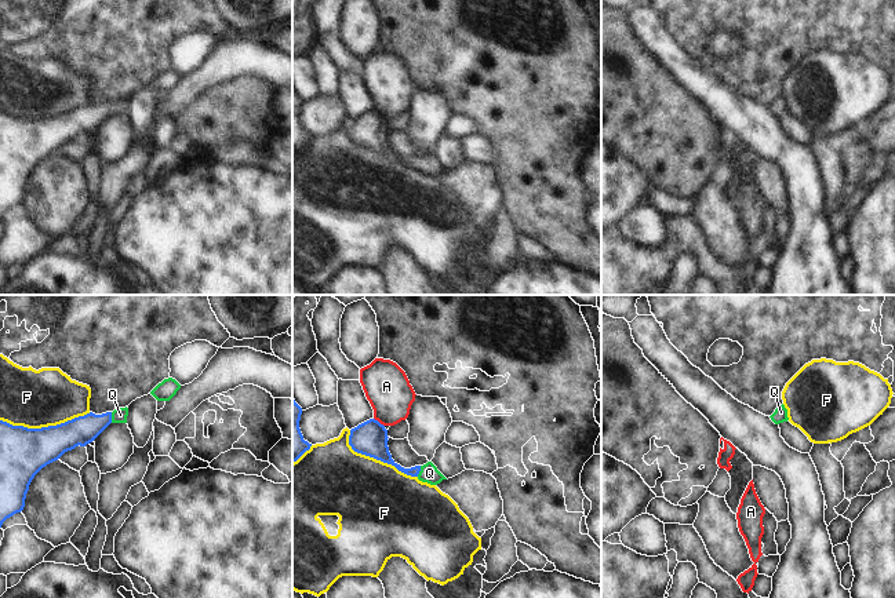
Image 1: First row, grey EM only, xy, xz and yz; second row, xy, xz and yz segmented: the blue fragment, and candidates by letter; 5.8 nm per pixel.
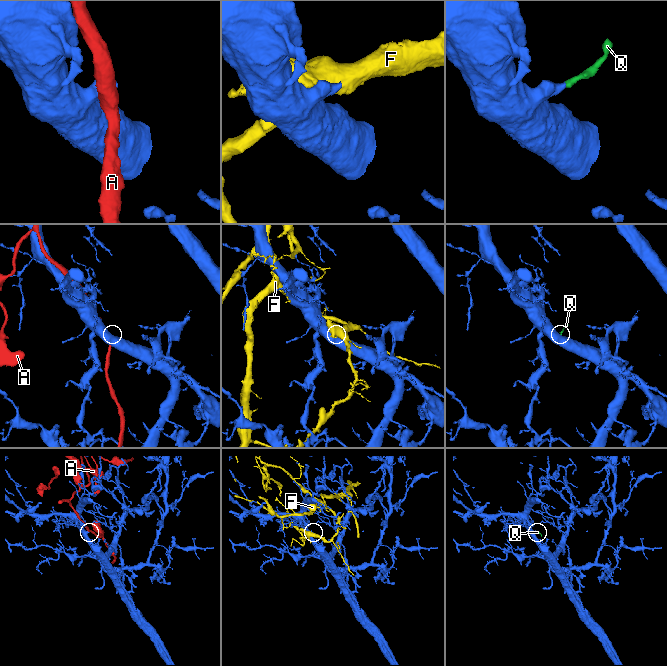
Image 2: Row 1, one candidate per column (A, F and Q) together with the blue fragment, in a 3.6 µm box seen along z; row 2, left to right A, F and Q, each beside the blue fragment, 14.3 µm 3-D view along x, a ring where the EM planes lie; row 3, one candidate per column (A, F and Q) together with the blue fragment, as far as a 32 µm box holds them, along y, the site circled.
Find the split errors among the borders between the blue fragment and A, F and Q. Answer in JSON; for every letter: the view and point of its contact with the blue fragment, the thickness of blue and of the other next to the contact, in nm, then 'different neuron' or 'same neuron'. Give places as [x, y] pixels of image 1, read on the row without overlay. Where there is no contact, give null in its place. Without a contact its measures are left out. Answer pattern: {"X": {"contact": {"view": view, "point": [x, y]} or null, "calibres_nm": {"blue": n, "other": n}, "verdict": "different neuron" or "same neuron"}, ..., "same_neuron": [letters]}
{"A": {"contact": {"view": "xz", "point": [378, 113]}, "calibres_nm": {"blue": 200, "other": 260}, "verdict": "different neuron"}, "F": {"contact": {"view": "xy", "point": [44, 119]}, "calibres_nm": {"blue": 280, "other": 340}, "verdict": "different neuron"}, "Q": {"contact": {"view": "xy", "point": [111, 109]}, "calibres_nm": {"blue": 170, "other": 80}, "verdict": "same neuron"}, "same_neuron": ["Q"]}

